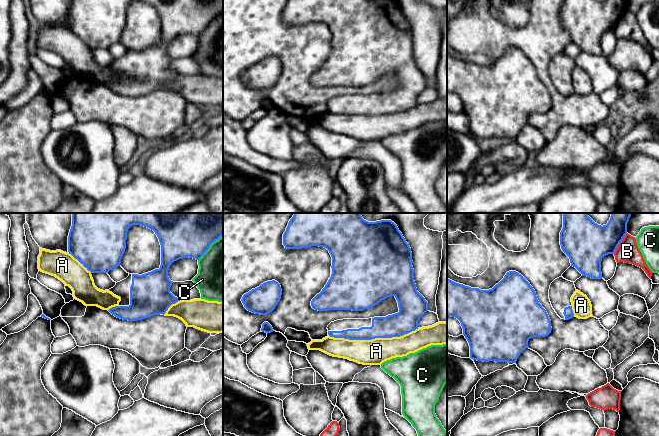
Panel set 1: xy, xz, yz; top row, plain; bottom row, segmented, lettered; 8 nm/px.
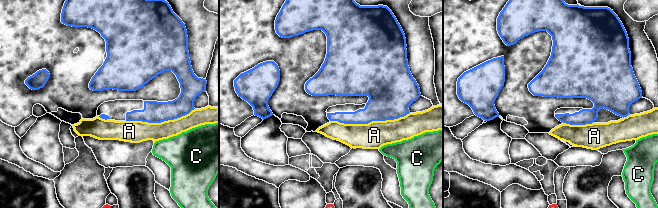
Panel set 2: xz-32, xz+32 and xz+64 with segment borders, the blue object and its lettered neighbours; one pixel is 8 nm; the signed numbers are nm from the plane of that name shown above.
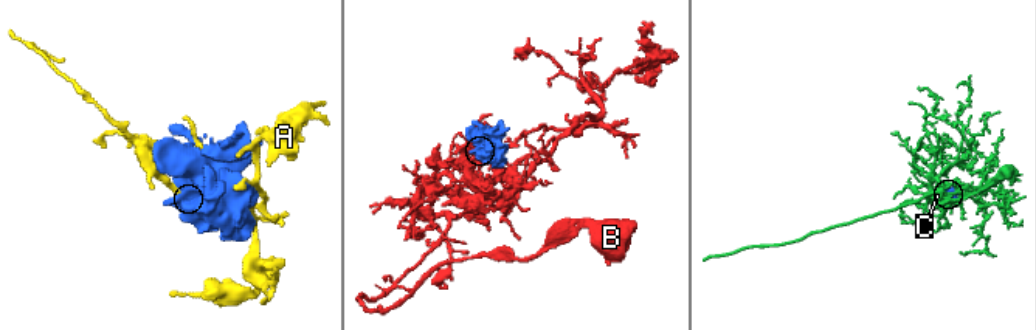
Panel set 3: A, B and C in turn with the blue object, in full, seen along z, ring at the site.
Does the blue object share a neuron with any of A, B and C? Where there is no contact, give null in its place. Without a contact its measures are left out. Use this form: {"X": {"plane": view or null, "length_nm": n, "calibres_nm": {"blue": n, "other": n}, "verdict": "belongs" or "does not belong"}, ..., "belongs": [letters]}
{"A": {"plane": "xz", "length_nm": 700, "calibres_nm": {"blue": 190, "other": 200}, "verdict": "does not belong"}, "B": {"plane": "yz", "length_nm": 200, "calibres_nm": {"blue": 320, "other": 180}, "verdict": "does not belong"}, "C": {"plane": "xy", "length_nm": 280, "calibres_nm": {"blue": 500, "other": 400}, "verdict": "does not belong"}, "belongs": []}

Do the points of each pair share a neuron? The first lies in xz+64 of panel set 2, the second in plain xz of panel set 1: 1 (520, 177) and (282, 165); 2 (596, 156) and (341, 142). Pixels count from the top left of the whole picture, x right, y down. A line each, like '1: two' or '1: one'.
1: one
2: two

